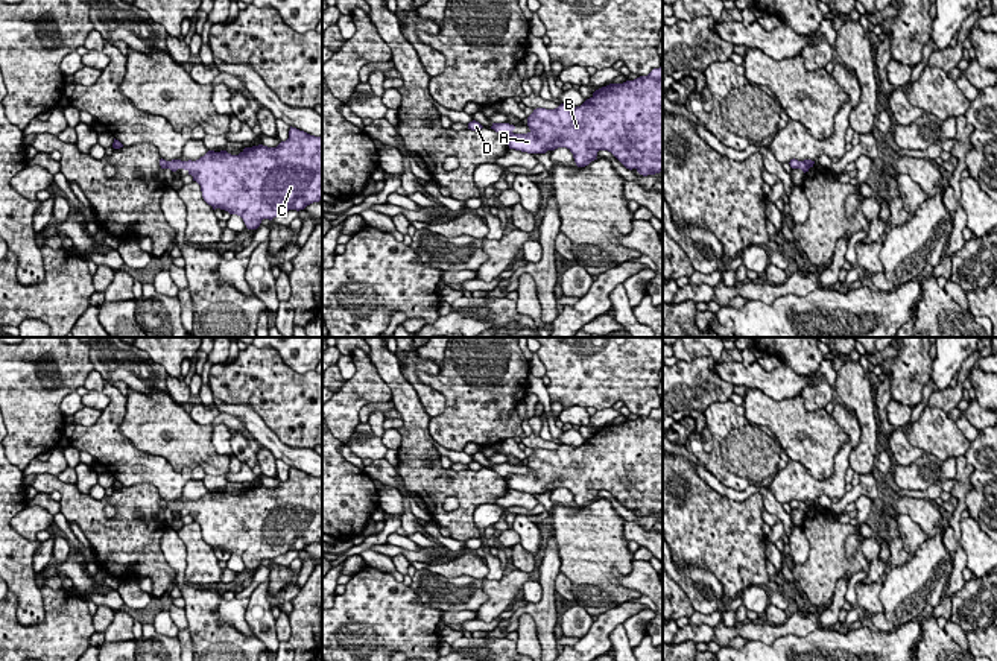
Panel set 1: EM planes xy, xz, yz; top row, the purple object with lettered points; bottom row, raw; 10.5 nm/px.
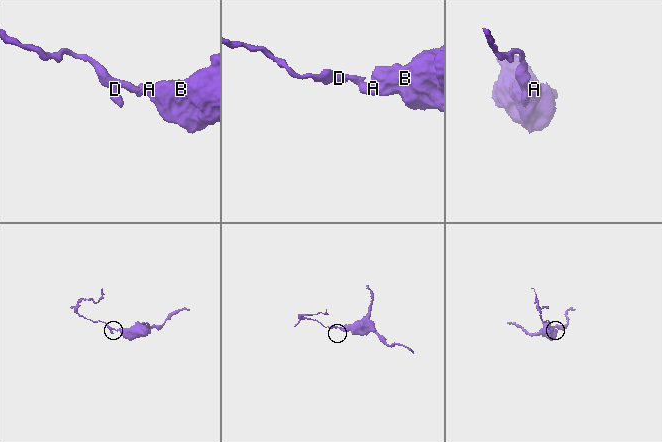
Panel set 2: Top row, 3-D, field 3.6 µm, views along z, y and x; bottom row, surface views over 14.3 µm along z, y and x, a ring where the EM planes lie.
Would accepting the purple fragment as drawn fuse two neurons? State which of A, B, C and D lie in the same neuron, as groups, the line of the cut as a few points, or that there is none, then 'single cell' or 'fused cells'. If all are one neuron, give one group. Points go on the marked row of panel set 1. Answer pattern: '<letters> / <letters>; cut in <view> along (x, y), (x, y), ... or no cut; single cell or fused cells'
A B C / D; cut in xz along (512, 132), (508, 135); fused cells

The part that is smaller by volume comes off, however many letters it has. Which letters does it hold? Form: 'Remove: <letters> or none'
Remove: D

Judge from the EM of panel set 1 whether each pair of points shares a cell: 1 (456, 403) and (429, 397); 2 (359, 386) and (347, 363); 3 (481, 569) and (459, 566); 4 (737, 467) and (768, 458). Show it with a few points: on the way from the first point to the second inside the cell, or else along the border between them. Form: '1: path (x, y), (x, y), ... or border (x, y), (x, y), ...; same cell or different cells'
1: border (418, 377), (443, 395), (444, 411), (439, 415); different cells
2: border (351, 356), (354, 373), (347, 380); different cells
3: path (476, 567), (464, 566); same cell
4: path (745, 459), (760, 458); same cell

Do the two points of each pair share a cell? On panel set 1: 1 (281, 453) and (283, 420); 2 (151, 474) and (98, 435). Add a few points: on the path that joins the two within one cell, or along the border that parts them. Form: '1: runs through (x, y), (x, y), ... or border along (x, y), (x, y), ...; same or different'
1: border along (259, 414), (263, 423), (283, 442), (306, 449); different
2: runs through (137, 467), (132, 467), (111, 449); same

